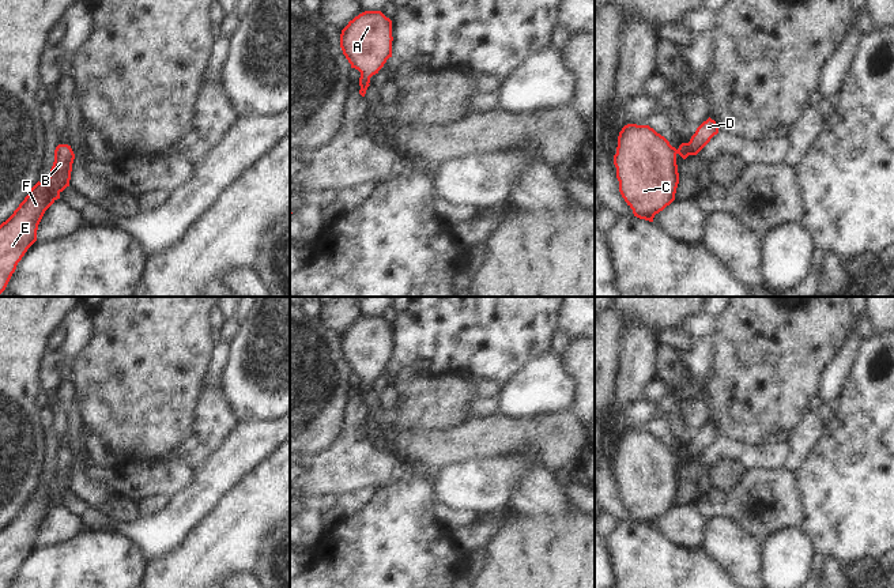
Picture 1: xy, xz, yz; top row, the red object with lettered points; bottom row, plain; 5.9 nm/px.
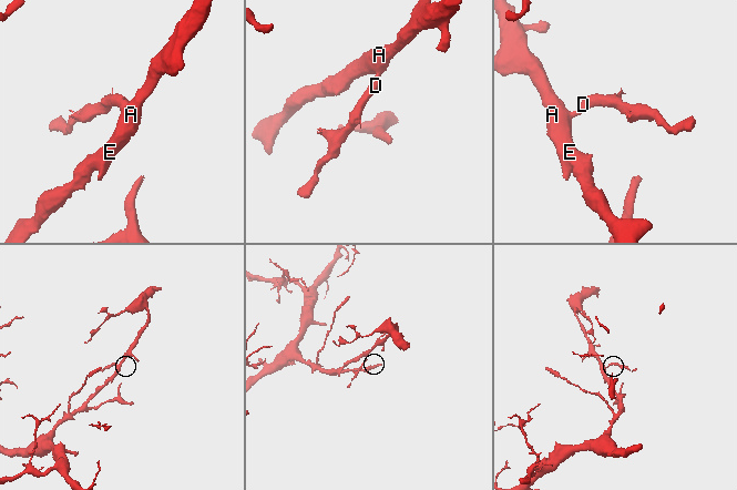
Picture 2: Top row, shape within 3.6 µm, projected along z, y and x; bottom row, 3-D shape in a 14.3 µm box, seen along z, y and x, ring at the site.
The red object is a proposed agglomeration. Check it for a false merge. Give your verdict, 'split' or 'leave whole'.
leave whole

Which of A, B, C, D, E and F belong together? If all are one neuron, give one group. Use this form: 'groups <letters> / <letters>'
groups A B C D E F

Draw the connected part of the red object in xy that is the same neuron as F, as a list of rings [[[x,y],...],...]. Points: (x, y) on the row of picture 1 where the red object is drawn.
[[[59,144],[49,177],[37,182],[14,211],[0,225],[0,294],[5,290],[18,263],[37,241],[38,225],[45,211],[69,186],[75,154],[68,144]]]

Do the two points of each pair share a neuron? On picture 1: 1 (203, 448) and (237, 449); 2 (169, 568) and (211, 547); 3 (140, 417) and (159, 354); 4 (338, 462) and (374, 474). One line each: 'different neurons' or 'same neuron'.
1: different neurons
2: same neuron
3: same neuron
4: same neuron

